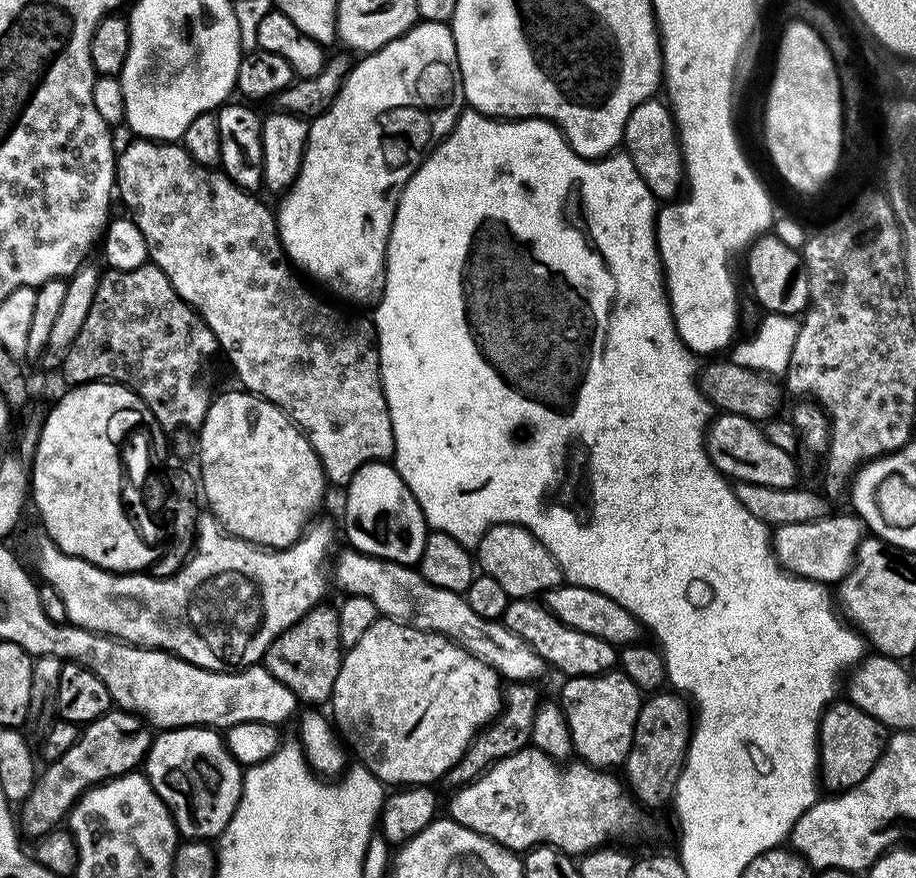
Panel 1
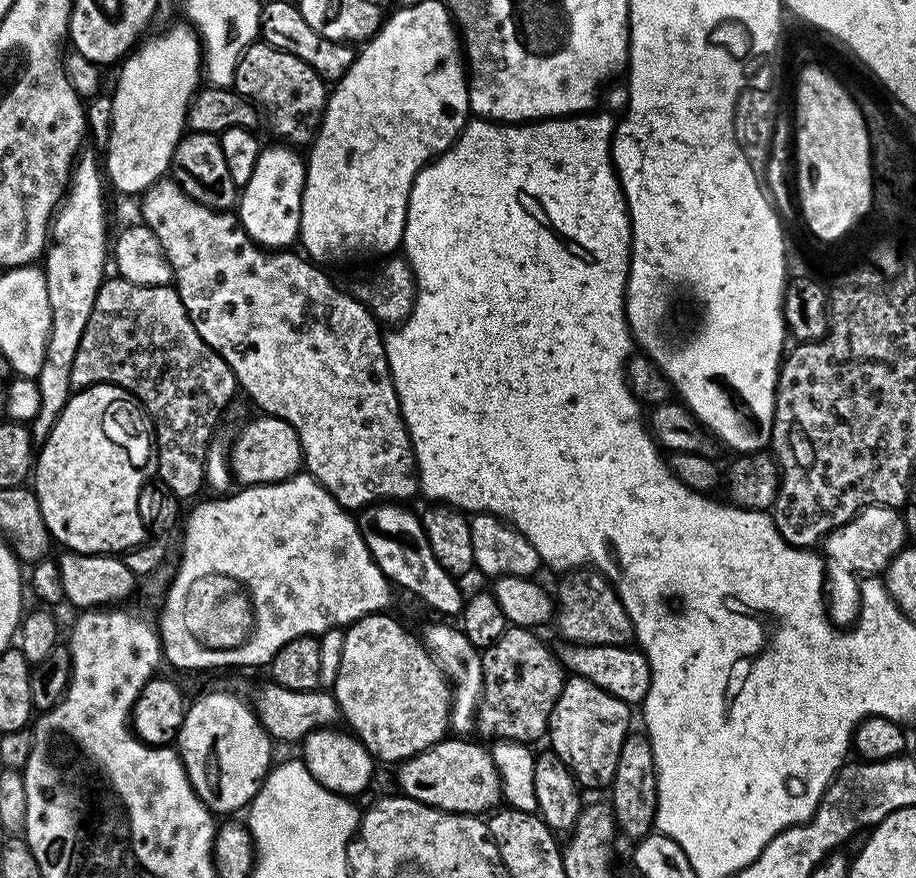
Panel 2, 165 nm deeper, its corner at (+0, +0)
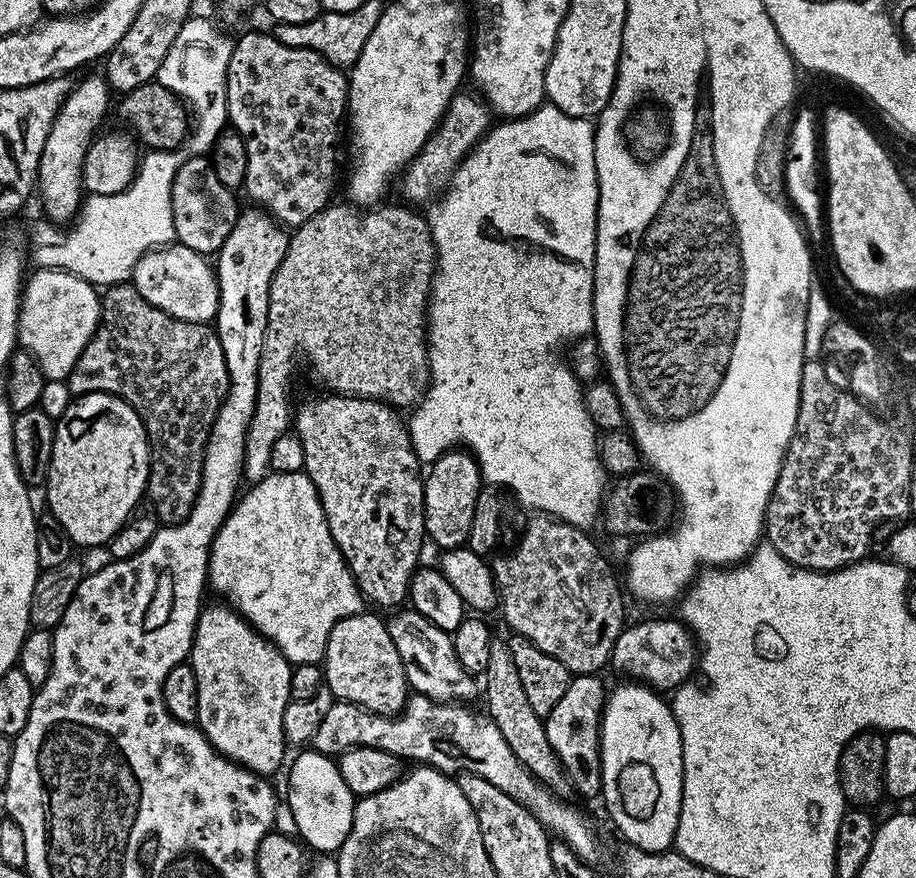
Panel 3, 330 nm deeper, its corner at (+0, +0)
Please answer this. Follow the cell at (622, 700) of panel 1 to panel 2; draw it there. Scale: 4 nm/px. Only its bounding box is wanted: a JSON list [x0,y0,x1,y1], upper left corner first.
[546,675,632,789]

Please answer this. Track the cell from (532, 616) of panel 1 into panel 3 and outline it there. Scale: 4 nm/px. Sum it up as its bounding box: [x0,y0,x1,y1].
[610,619,698,694]

